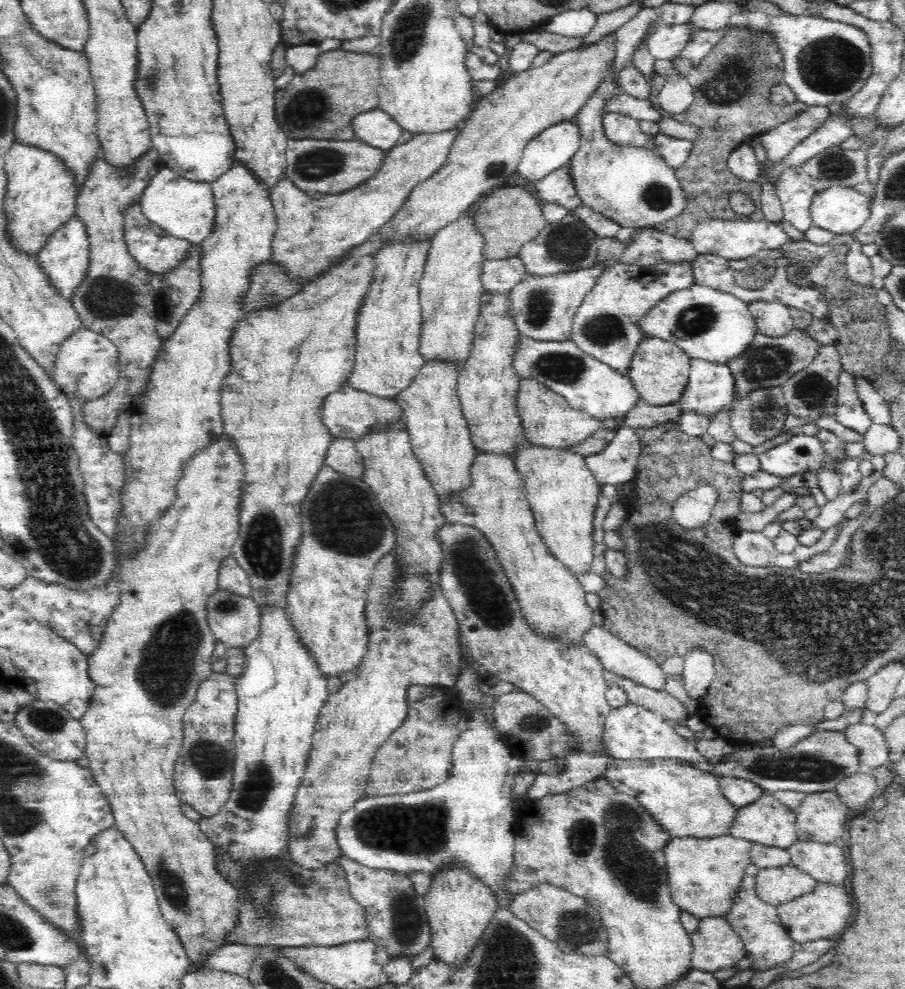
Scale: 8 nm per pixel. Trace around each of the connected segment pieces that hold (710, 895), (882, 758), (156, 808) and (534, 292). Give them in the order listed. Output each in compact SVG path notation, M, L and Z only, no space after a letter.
M732 835L673 837L664 850L674 902L682 906L682 910L699 919L724 917L735 904L739 888L746 876L746 868L750 866L752 844L751 840Z
M856 724L845 730L846 739L858 749L858 759L862 770L871 771L884 766L889 761L888 745L875 725Z
M225 433L220 442L212 443L212 446L204 448L195 458L196 460L192 459L188 462L188 468L184 468L184 480L180 480L180 484L178 484L178 500L176 500L176 504L164 514L164 518L156 520L156 524L152 528L152 538L149 537L148 546L135 556L128 556L123 562L123 568L120 568L120 577L122 577L122 582L120 582L120 589L122 589L122 594L120 594L121 603L116 606L115 611L112 612L112 616L108 618L106 630L104 630L98 648L88 655L88 670L92 681L96 683L96 690L94 698L91 700L90 708L88 708L88 712L84 714L80 722L82 723L82 727L84 727L84 731L86 731L87 744L84 756L90 761L89 770L93 773L95 780L103 790L105 800L108 801L112 808L116 827L124 833L124 837L132 843L132 846L136 849L136 853L142 857L144 866L152 878L164 918L170 926L173 926L173 929L180 937L183 947L191 960L191 966L194 970L202 971L208 969L207 961L212 952L218 952L219 948L230 943L228 942L228 936L231 936L240 922L240 891L228 879L228 876L220 871L215 844L209 840L208 835L202 832L200 825L196 821L187 818L182 813L181 805L183 803L175 787L175 765L180 757L181 746L183 745L184 713L187 711L187 708L190 708L194 704L200 684L213 673L211 669L212 655L218 640L213 635L212 629L207 623L206 603L208 597L219 588L220 563L226 556L231 554L233 544L236 543L239 536L238 504L240 502L240 487L243 483L243 466L235 447L227 439Z
M596 264L590 269L569 274L561 273L546 277L524 276L524 280L508 294L510 312L520 334L542 341L570 341L574 316L586 294L592 290L596 278L604 270L608 269L602 269L602 266Z

